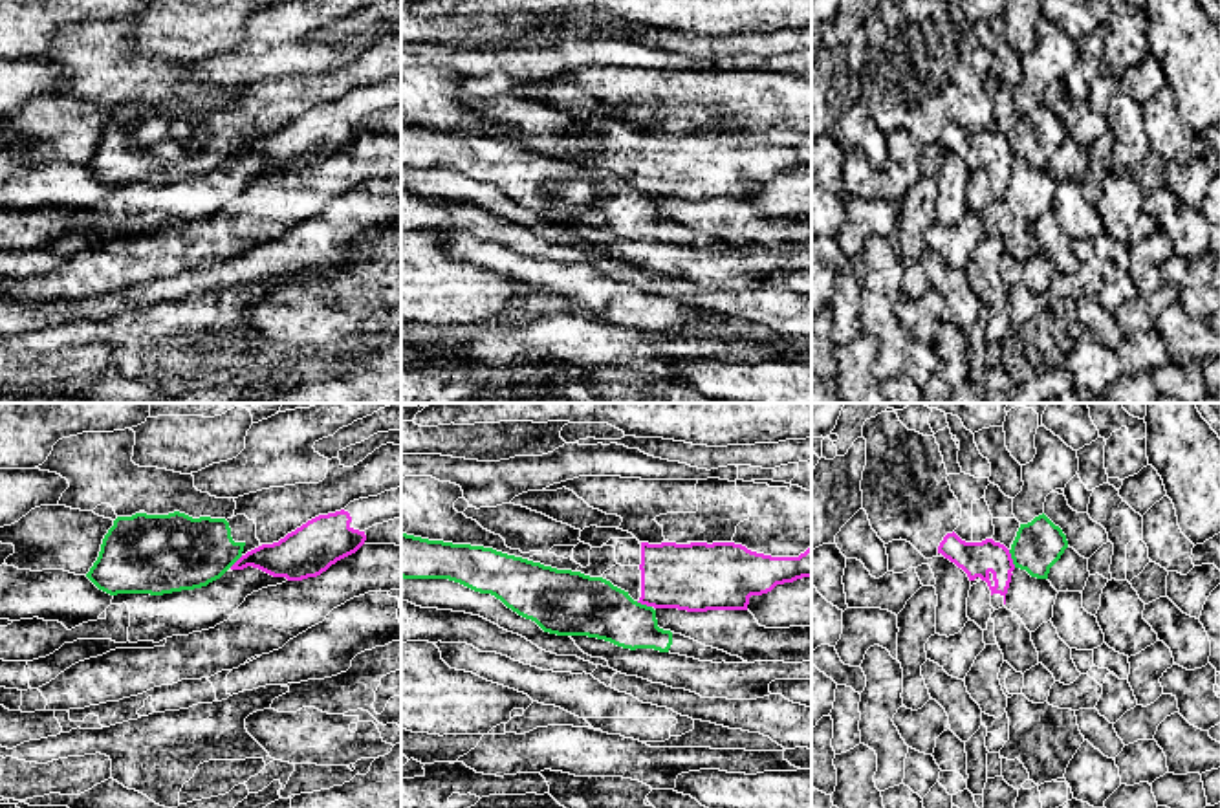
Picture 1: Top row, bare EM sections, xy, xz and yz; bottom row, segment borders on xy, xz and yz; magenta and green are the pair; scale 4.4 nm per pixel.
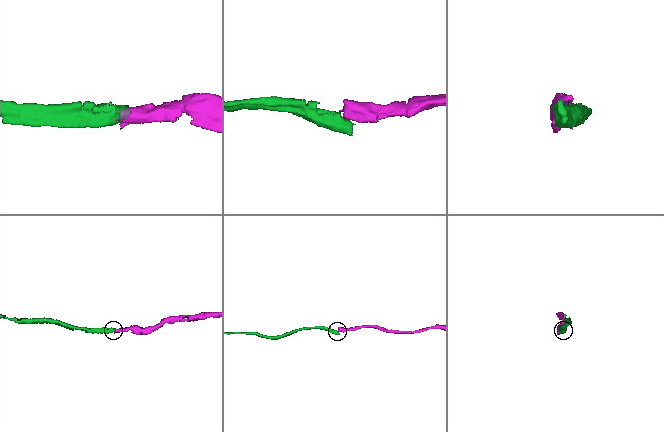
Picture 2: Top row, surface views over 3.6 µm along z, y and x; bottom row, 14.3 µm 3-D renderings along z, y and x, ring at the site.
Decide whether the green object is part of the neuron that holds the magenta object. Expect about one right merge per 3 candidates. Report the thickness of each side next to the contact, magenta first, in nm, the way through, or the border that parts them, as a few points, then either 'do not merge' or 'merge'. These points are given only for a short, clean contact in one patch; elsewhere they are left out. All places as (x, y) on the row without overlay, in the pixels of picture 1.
160 nm thick on the magenta side, 220 nm on the other; border along yz (1008, 140), (1015, 156); do not merge

